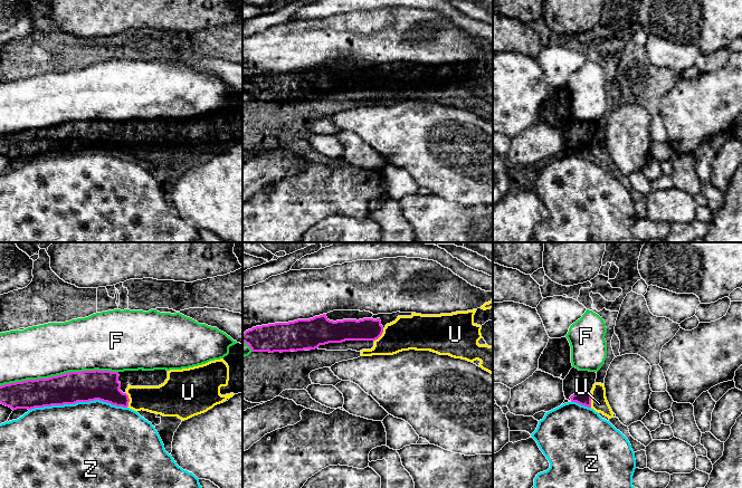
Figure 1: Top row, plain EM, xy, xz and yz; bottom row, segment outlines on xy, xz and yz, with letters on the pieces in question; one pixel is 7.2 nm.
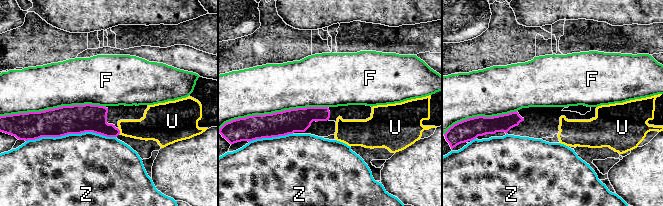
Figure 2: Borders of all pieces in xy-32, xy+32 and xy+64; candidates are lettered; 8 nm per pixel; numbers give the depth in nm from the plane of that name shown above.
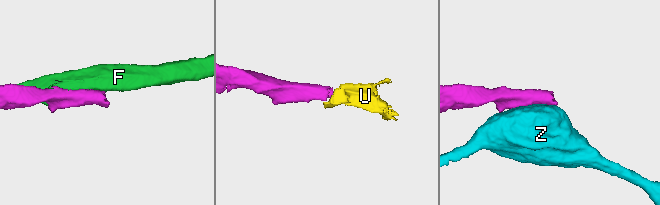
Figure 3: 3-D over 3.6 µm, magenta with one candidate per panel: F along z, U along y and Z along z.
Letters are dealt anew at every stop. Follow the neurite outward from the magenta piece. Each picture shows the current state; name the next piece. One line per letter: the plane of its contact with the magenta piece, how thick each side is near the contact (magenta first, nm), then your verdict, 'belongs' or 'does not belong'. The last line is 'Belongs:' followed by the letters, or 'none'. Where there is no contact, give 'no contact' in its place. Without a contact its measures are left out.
F: contact in xy; calibres 220 and 380 nm; does not belong
U: contact in xy; calibres 220 and 220 nm; belongs
Z: contact in xy; calibres 220 and 480 nm; does not belong
Belongs: U

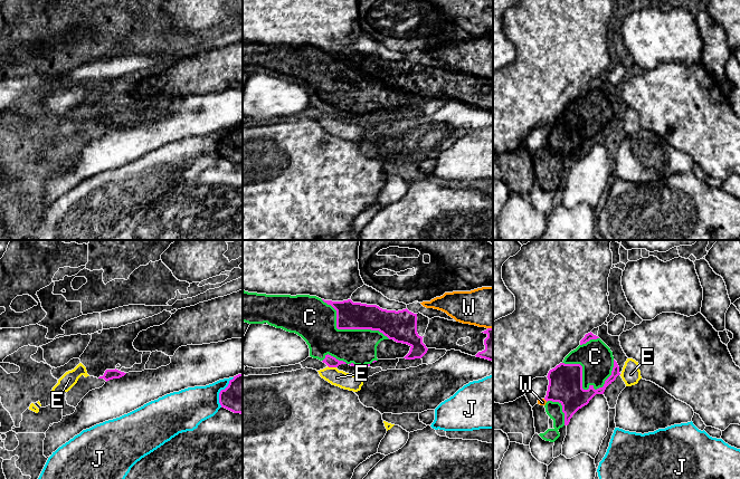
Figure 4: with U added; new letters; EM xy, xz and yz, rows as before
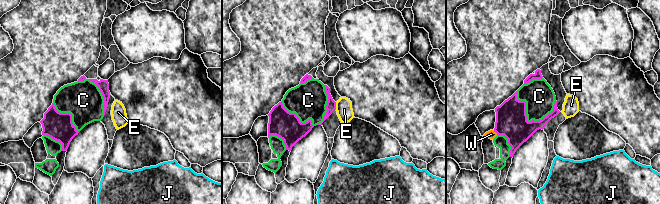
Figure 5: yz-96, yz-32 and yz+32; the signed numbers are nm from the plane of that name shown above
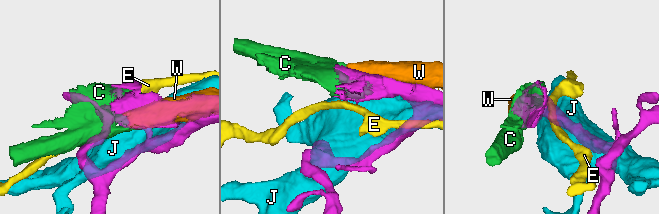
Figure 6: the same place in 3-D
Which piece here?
C: contact in yz; calibres 240 and 240 nm; does not belong
E: contact in xz; calibres 80 and 120 nm; does not belong
J: contact in xy; calibres 260 and 280 nm; does not belong
W: contact in xz; calibres 120 and 300 nm; does not belong
Belongs: none

